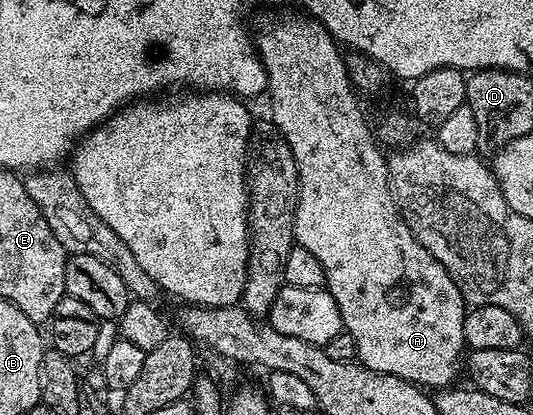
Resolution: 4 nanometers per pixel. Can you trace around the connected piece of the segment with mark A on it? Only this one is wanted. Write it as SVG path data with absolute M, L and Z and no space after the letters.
M301 16L302 18L278 18L275 22L270 22L262 30L262 35L257 35L256 49L258 57L262 59L262 64L266 68L266 90L270 94L270 118L273 129L282 135L282 139L292 150L292 156L296 160L296 172L298 173L298 203L296 204L296 216L294 217L294 241L297 245L308 248L316 260L320 260L320 268L324 268L326 277L325 289L330 291L332 300L336 300L336 308L340 308L342 317L342 329L345 333L356 340L357 361L367 366L369 370L375 370L388 376L396 376L414 383L415 386L423 388L450 388L455 385L454 377L460 374L460 367L464 362L464 351L467 349L464 340L464 320L466 319L467 305L462 298L460 288L448 276L444 264L412 236L408 224L402 219L402 213L398 211L398 205L394 203L394 193L390 191L390 177L386 167L388 158L383 147L374 132L371 123L366 123L366 118L362 115L362 110L358 107L359 95L350 84L350 77L346 71L346 59L339 43L334 41L334 37L318 23L315 18Z

